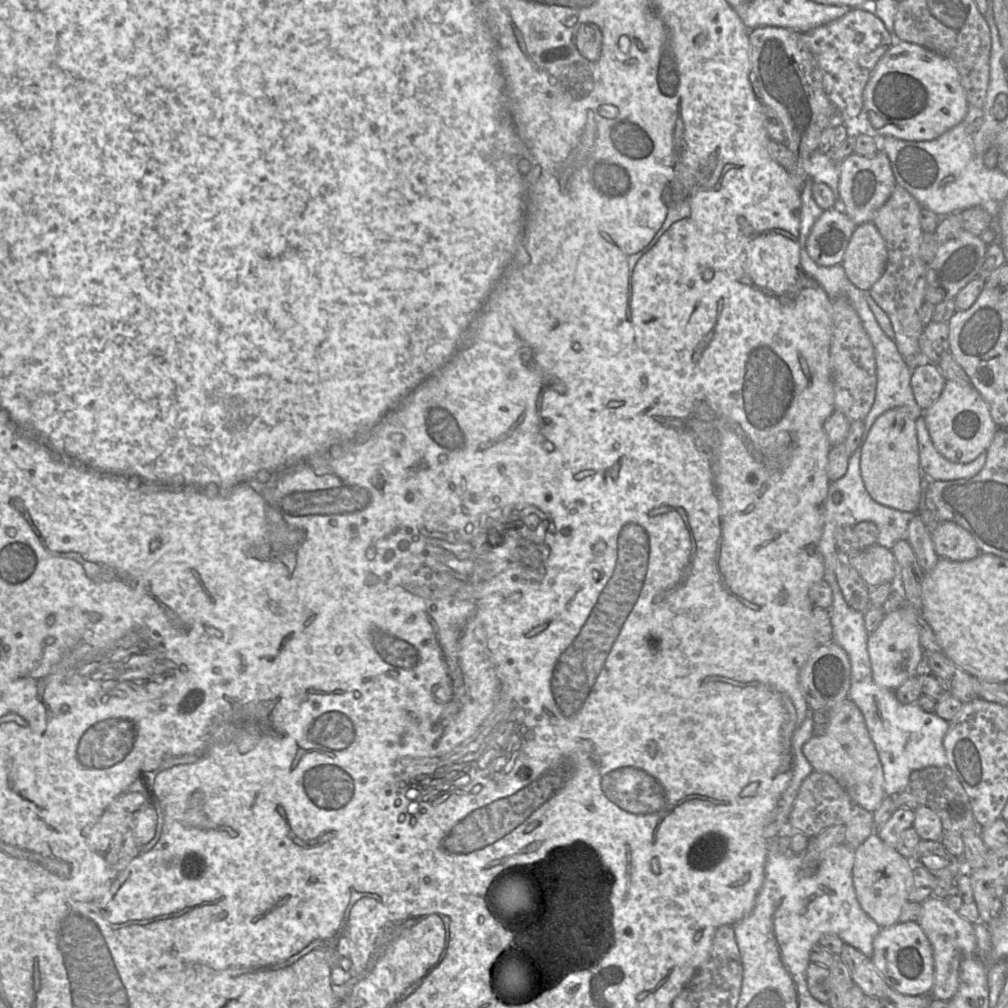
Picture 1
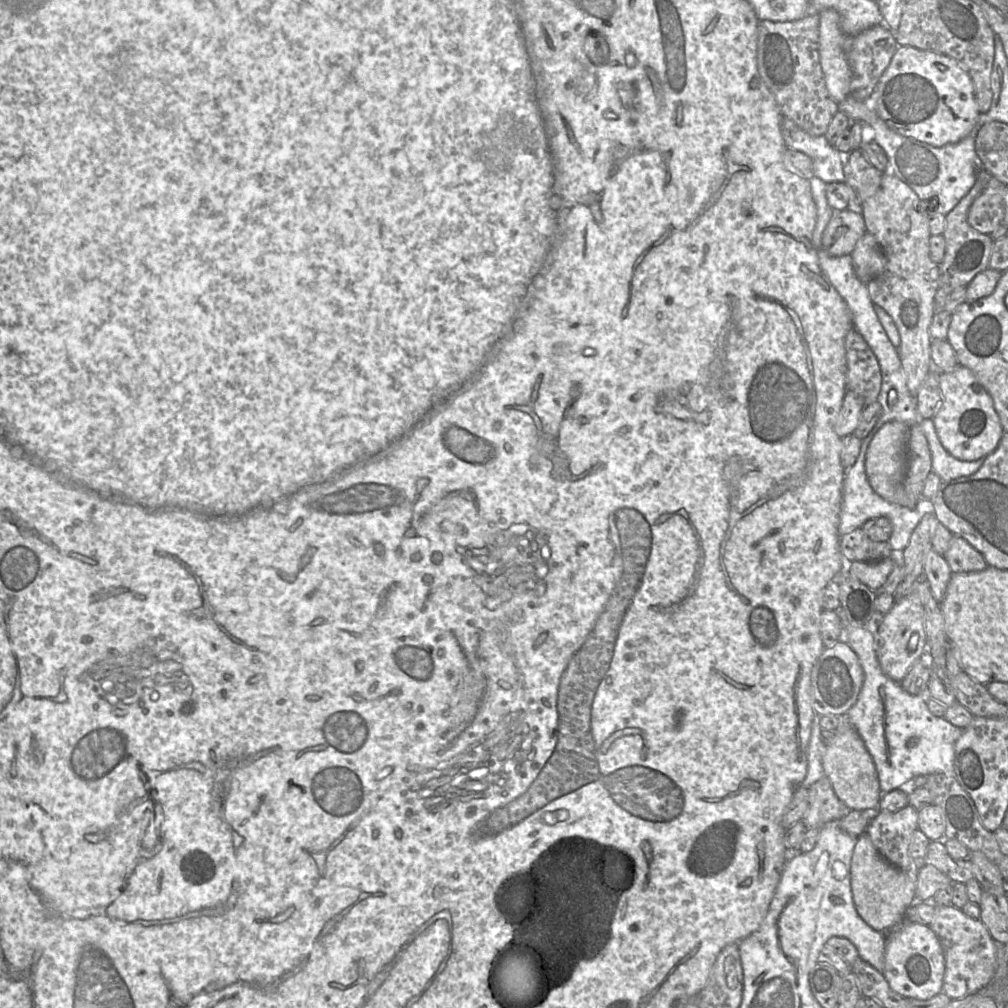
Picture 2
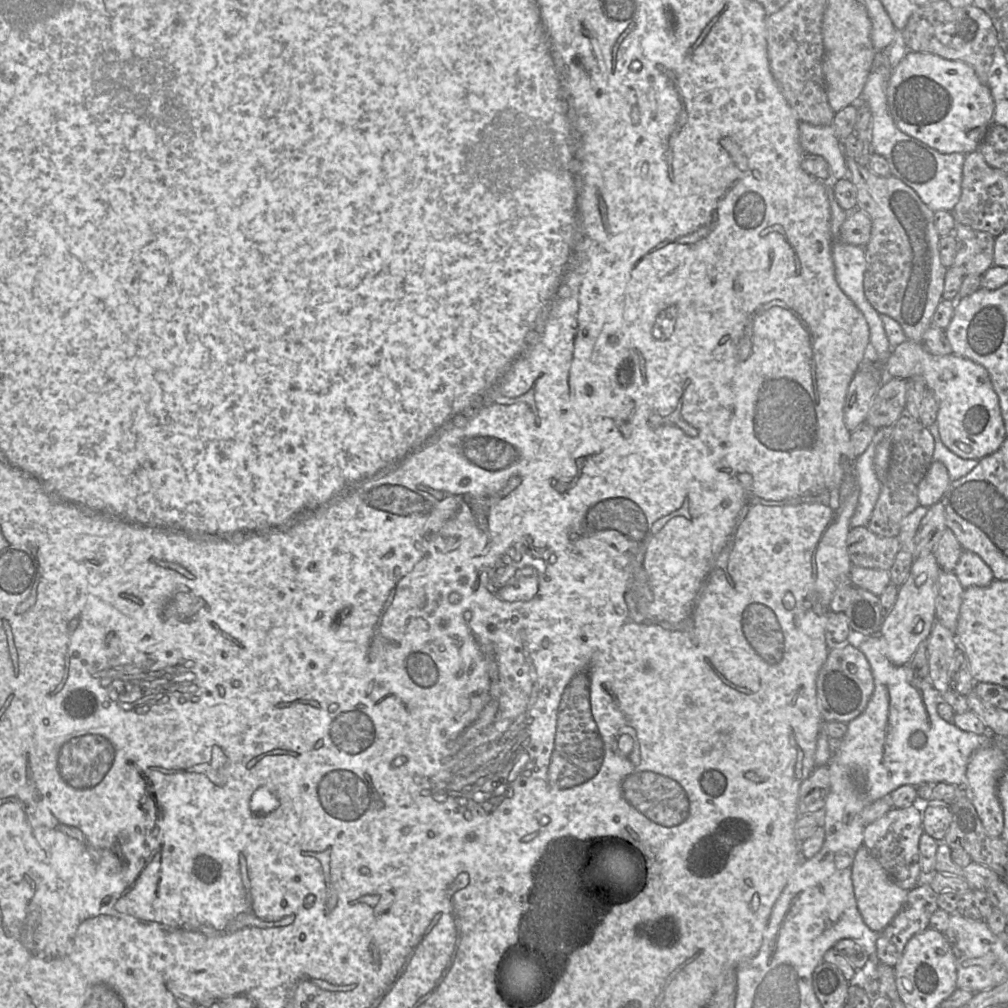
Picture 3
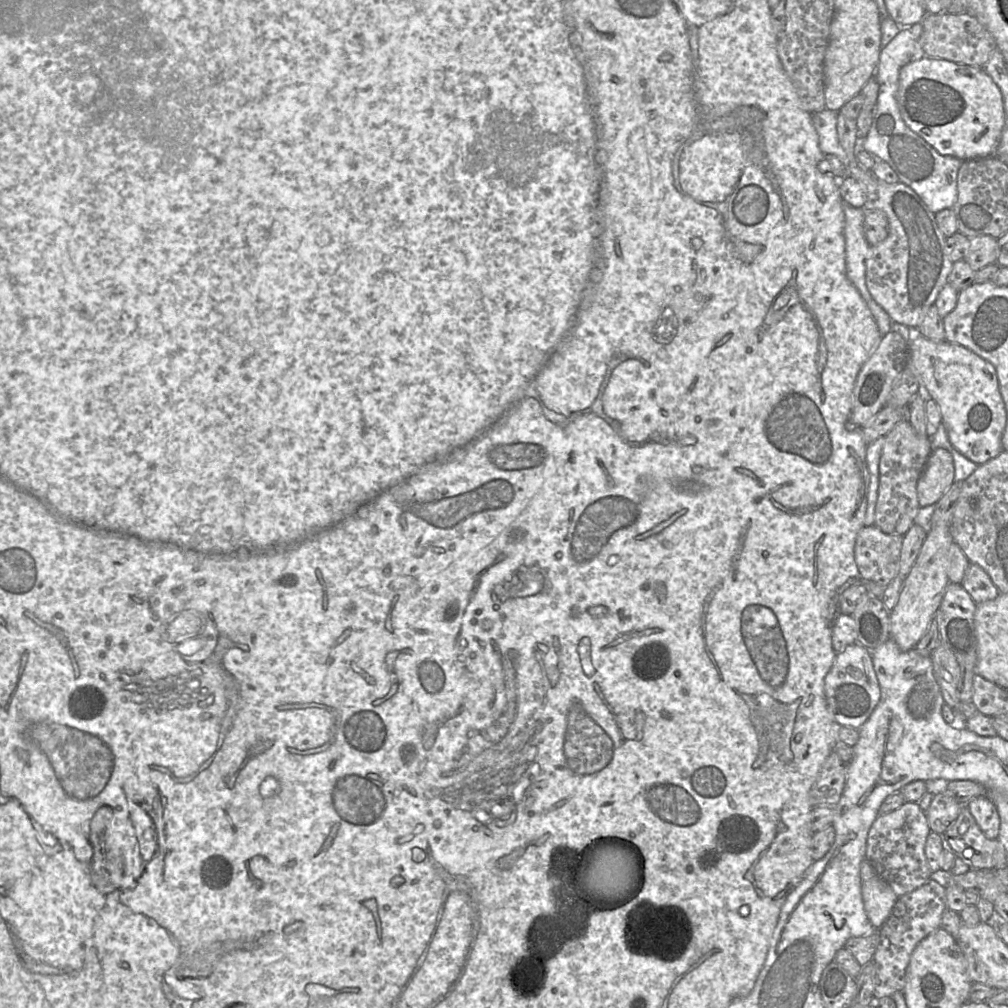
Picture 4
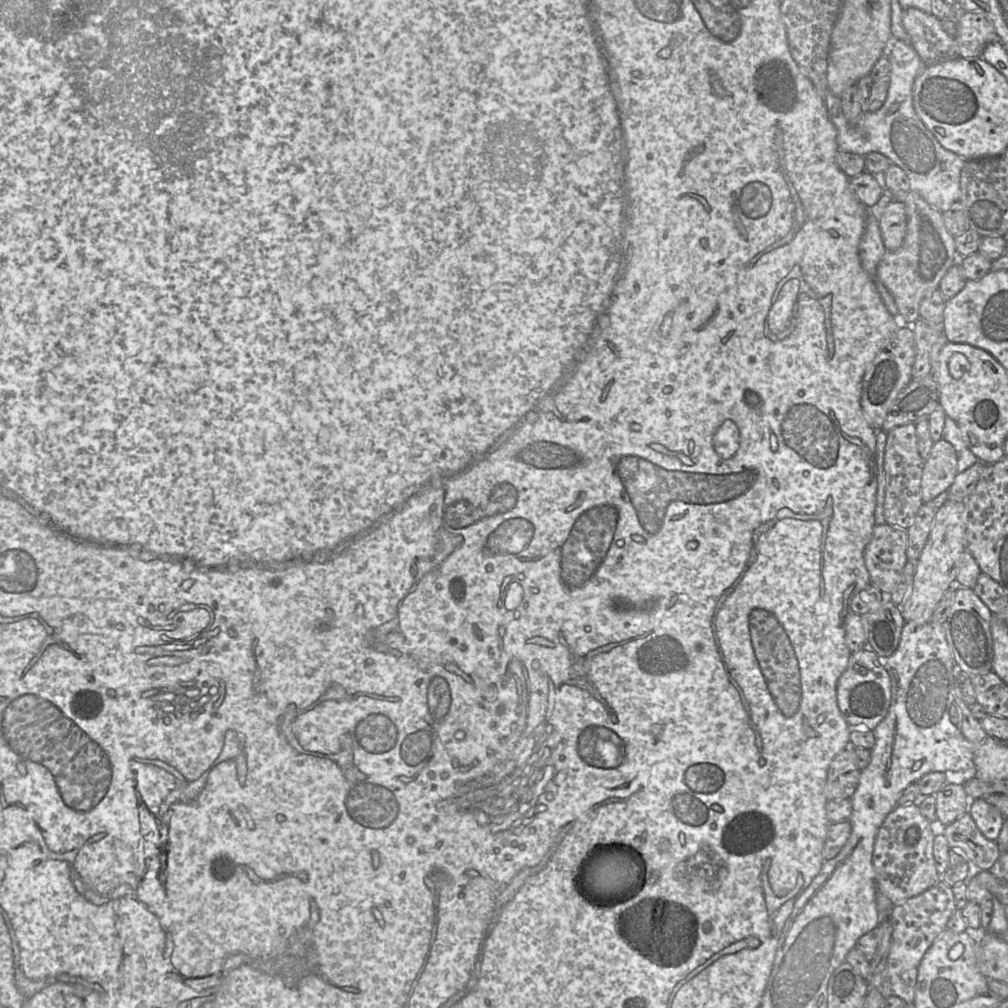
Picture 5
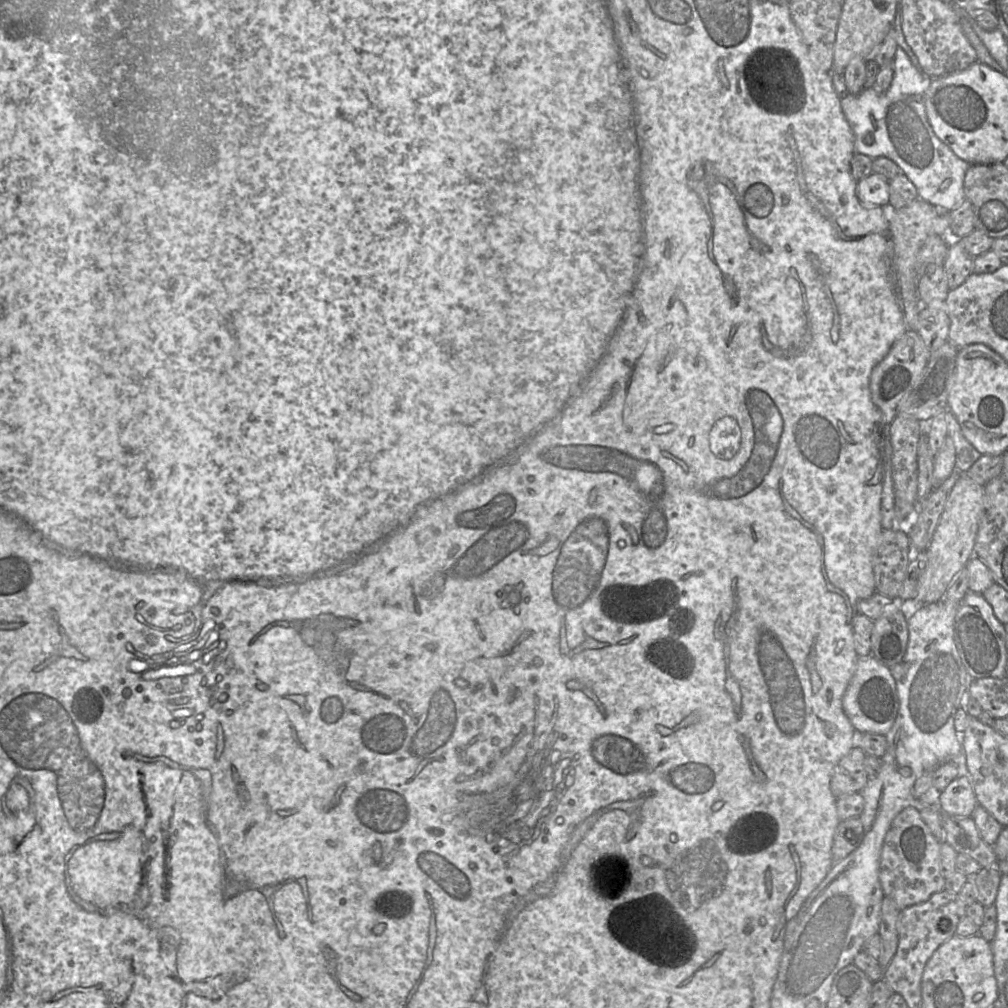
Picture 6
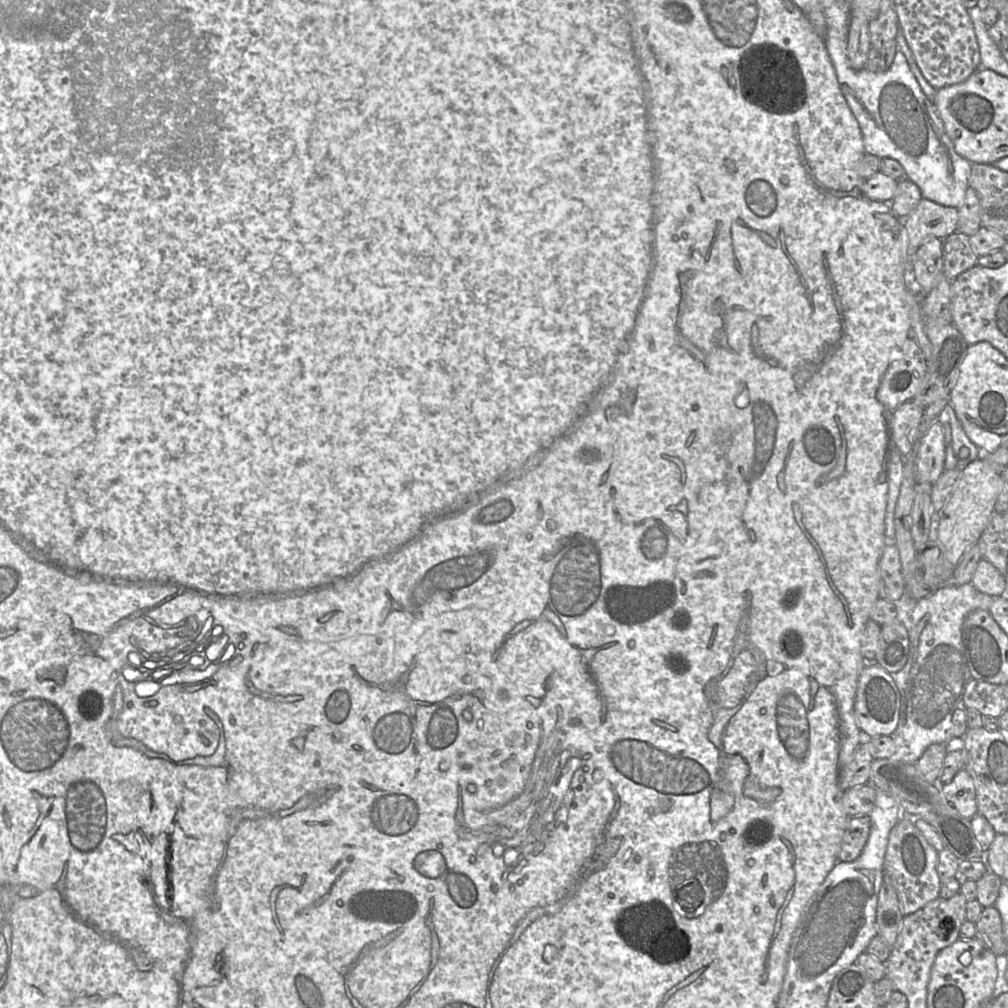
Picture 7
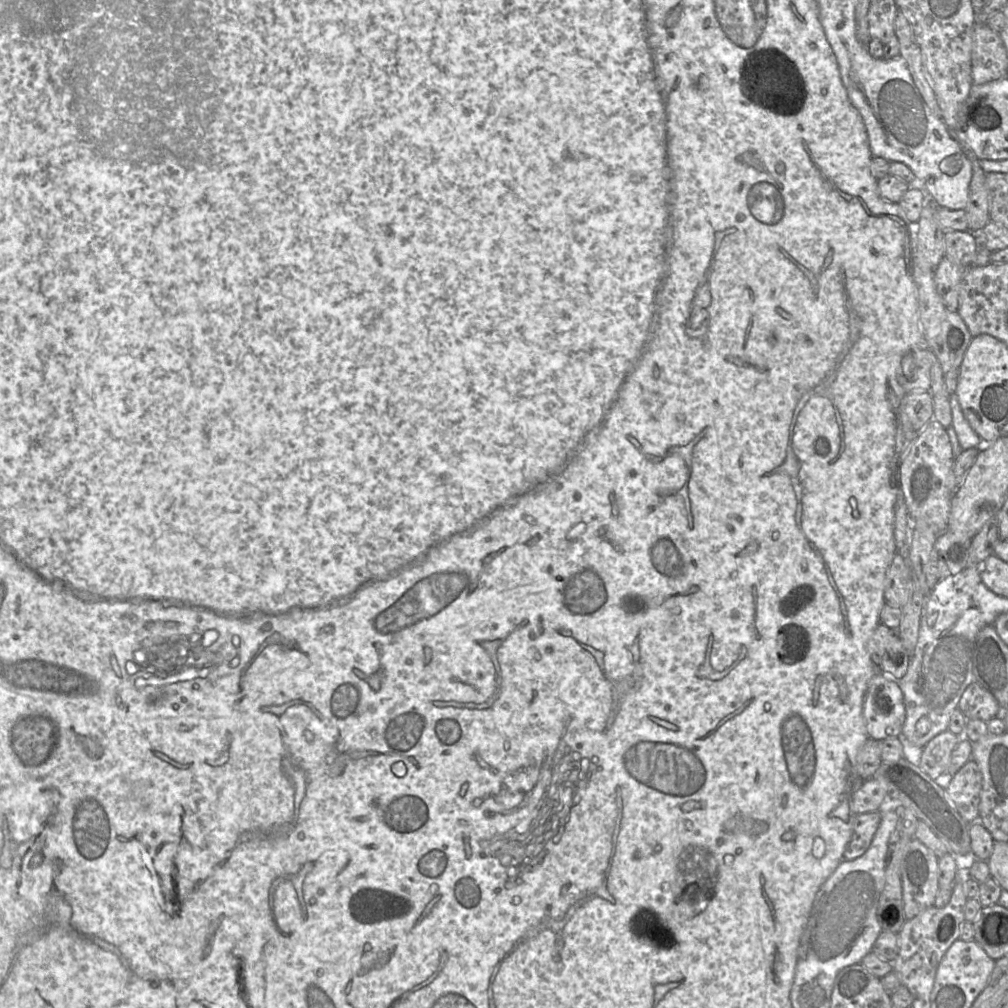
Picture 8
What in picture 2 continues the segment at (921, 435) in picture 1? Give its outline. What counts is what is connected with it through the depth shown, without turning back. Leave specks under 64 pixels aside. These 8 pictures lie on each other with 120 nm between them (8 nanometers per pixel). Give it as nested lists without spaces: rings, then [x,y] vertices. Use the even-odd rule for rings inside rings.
[[[931,418],[921,419],[918,425],[926,437],[931,453],[931,471],[937,474],[942,481],[971,475],[983,464],[984,458],[962,461],[950,455],[941,445]]]

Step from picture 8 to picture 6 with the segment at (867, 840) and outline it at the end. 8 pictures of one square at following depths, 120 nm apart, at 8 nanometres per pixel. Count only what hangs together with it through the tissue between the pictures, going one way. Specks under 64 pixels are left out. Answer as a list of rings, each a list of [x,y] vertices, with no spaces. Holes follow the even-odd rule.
[[[859,817],[841,820],[834,833],[833,861],[840,861],[852,853],[860,845],[863,836],[864,829]]]

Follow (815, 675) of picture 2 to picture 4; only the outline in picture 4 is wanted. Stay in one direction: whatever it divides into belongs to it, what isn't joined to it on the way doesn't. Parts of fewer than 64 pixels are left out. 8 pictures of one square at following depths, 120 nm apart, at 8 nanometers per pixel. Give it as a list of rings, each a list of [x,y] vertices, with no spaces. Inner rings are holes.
[[[854,643],[836,653],[834,663],[824,679],[824,691],[835,721],[839,725],[859,729],[869,719],[881,697],[871,650]]]

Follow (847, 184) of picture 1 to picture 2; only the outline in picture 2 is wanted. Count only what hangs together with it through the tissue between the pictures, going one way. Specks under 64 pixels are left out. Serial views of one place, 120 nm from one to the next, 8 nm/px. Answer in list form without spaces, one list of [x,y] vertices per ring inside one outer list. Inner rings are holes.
[[[860,148],[843,155],[846,160],[845,183],[855,191],[859,200],[863,202],[876,193],[883,173],[871,165]]]

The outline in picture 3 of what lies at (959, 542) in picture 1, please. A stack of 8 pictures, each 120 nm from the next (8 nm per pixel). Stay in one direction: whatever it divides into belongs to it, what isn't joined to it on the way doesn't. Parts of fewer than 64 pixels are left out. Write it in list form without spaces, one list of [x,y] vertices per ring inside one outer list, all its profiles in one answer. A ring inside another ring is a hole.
[[[968,550],[962,551],[953,572],[963,589],[972,586],[986,587],[994,581],[993,572],[989,566],[979,555]]]

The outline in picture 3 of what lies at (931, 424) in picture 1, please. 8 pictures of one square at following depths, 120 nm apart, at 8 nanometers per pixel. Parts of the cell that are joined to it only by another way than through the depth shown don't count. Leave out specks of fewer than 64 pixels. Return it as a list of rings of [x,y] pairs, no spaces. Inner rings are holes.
[[[909,339],[891,349],[882,365],[889,377],[923,379],[938,401],[936,423],[940,439],[958,457],[980,460],[994,453],[1003,443],[1006,433],[999,399],[982,365],[955,354],[931,354],[923,343]]]

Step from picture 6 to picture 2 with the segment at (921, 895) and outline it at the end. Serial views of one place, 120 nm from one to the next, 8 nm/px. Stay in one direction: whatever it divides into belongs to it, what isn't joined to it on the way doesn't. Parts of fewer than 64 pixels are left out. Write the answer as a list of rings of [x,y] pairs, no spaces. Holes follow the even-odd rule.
[[[907,805],[897,812],[874,812],[865,831],[879,854],[895,867],[909,875],[915,875],[915,883],[918,870],[909,855],[909,844],[916,829],[918,829],[918,811]]]

